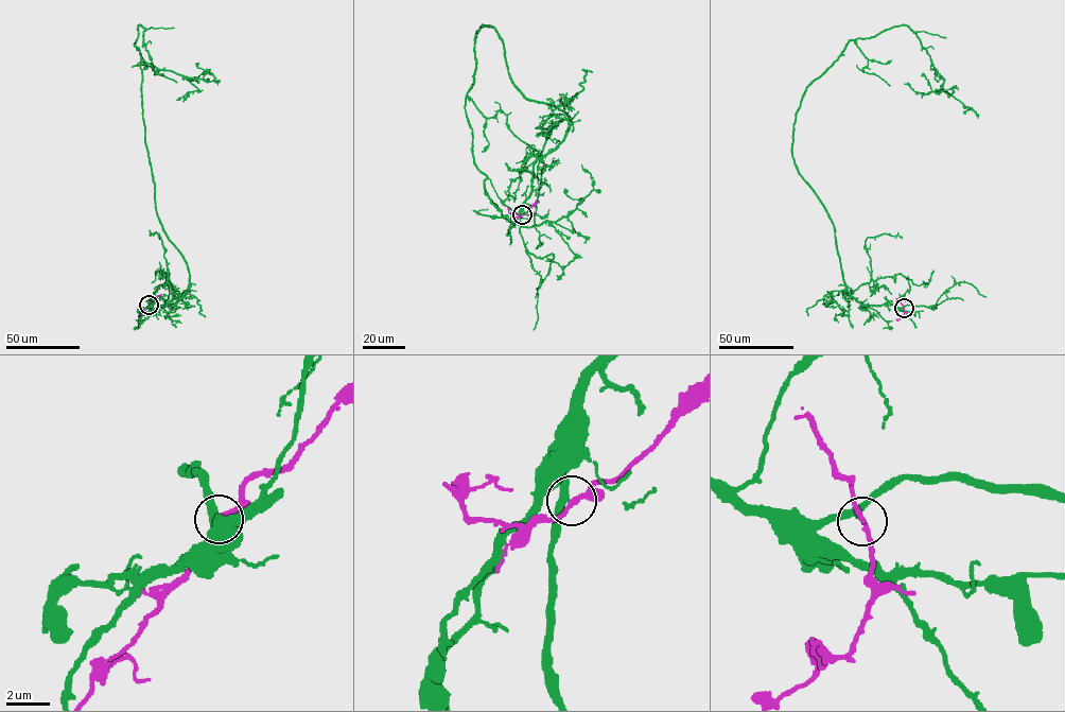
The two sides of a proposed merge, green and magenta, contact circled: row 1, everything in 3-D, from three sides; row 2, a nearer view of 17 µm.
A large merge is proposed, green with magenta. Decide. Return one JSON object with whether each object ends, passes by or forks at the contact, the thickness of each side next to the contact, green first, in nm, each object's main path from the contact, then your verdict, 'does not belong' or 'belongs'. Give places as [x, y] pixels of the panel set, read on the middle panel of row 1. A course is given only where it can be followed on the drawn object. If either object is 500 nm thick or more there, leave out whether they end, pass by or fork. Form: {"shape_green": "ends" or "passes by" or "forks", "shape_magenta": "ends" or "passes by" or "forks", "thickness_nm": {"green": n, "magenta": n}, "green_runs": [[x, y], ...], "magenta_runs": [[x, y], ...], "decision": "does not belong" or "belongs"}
{"shape_green": "passes by", "shape_magenta": "passes by", "thickness_nm": {"green": 280, "magenta": 200}, "green_runs": [[521, 214], [569, 118], [525, 96], [482, 25], [465, 111], [490, 202], [556, 222], [593, 189], [581, 165]], "magenta_runs": [[522, 214], [512, 216], [508, 208]], "decision": "does not belong"}

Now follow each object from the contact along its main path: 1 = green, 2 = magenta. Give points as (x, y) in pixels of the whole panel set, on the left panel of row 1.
1: (149, 305), (175, 302), (189, 274), (155, 208), (138, 24), (154, 66), (215, 81), (209, 73)
2: (149, 305), (139, 318)

